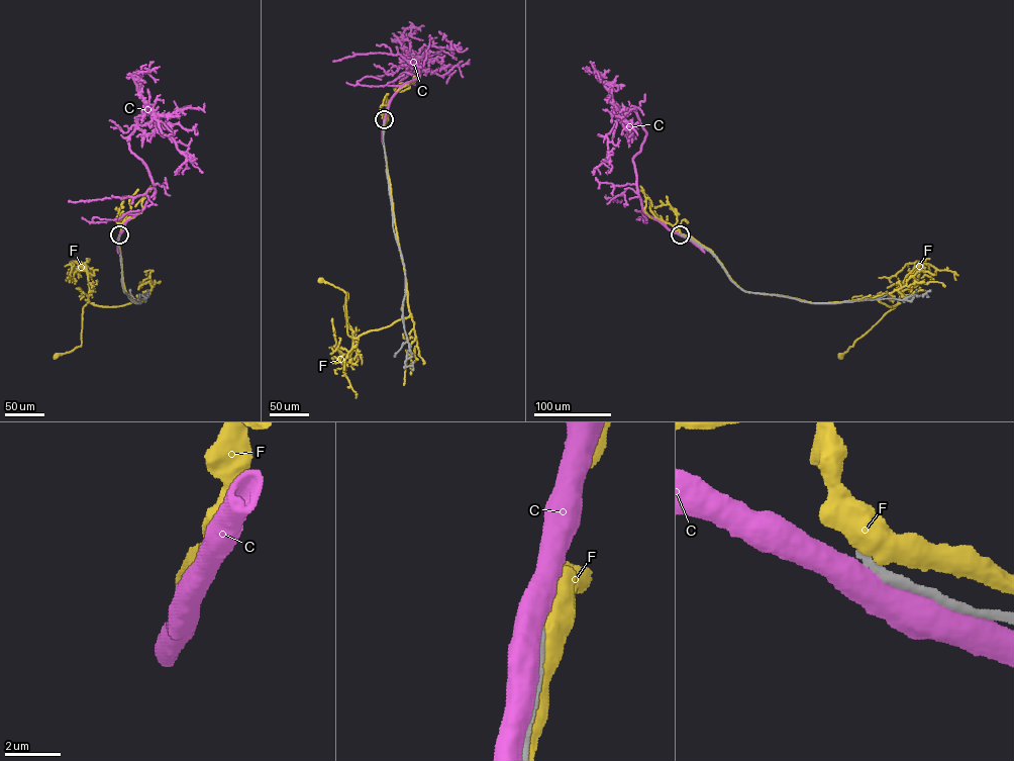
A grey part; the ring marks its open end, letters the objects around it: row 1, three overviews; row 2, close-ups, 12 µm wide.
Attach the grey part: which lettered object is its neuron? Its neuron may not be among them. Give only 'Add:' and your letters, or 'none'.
Add: none

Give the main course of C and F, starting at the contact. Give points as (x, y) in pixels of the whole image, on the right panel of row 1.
C: (682, 234), (642, 209), (632, 160), (646, 132), (632, 110), (620, 112), (606, 134), (610, 173)
F: (681, 233), (708, 248), (730, 278), (746, 291), (813, 302), (875, 297), (891, 306), (898, 302), (840, 356)

